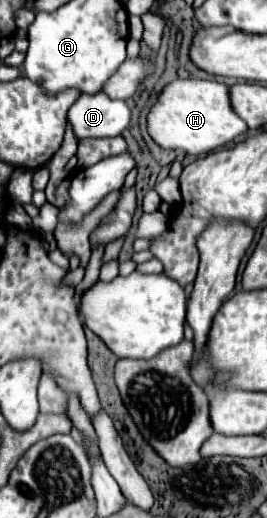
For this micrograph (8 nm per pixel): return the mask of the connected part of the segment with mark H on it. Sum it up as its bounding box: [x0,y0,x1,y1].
[147,80,249,156]

